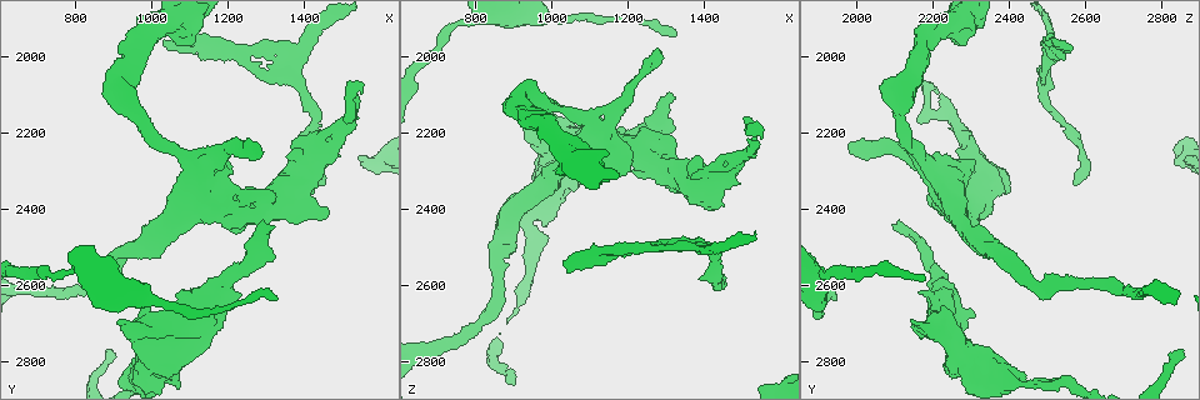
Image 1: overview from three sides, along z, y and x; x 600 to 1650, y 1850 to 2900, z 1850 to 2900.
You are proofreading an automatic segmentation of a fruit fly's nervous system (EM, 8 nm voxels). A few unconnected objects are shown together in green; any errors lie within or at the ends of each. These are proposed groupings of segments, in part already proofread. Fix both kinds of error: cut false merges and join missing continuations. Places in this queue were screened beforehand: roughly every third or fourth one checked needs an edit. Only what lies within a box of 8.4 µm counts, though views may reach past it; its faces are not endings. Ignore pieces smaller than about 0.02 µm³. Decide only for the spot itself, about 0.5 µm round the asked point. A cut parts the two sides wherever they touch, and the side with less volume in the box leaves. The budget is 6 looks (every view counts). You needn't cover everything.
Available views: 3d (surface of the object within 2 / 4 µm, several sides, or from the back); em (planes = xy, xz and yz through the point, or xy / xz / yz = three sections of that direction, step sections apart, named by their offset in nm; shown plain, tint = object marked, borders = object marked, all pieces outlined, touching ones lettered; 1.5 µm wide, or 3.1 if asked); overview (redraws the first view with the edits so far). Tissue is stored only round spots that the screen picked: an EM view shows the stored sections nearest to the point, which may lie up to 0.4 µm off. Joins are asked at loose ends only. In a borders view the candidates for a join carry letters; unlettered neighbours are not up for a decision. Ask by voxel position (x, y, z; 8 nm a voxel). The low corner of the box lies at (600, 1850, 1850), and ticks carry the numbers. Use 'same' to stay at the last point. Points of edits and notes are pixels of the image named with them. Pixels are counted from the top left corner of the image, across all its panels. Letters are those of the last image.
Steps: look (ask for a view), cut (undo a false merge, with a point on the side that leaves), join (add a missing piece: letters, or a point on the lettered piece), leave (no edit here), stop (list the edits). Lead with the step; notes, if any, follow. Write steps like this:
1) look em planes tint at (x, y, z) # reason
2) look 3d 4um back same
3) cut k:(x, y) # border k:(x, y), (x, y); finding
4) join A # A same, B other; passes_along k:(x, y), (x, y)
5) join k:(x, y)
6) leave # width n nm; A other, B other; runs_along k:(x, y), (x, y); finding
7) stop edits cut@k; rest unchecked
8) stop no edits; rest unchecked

look 3d 2um back at (945, 2075, 2070) # an open end

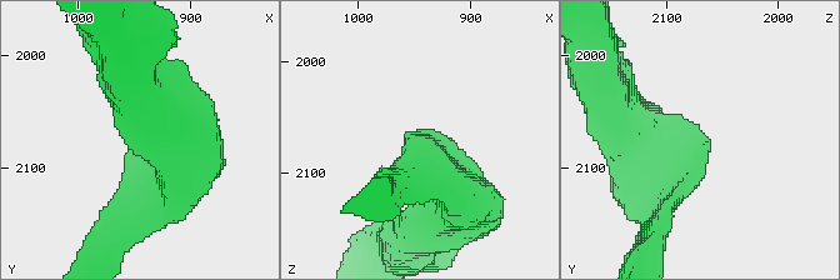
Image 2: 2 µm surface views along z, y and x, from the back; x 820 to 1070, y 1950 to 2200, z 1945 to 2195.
look em xy step 8 tint at (946, 2076, 2062) # arm_widths 170, 380 nm

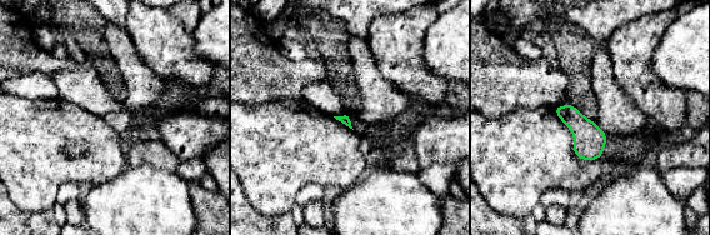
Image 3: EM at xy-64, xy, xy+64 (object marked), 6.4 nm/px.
look em planes borders same # cut it another way

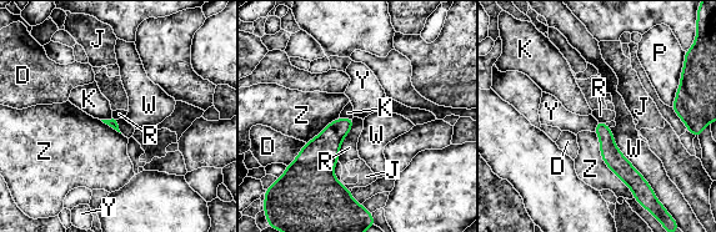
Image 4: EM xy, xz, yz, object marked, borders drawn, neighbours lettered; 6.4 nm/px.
leave # D other, J other, K other, P other, R other, W other, Y other, Z other; runs_along 4:(599, 125), (611, 156), (636, 183); no lettered piece goes on from it

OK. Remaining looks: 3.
look em planes borders at (1300, 2445, 2095) # free end

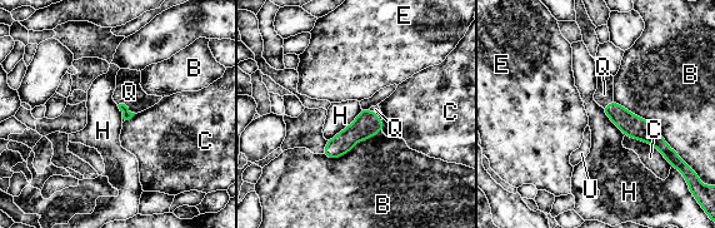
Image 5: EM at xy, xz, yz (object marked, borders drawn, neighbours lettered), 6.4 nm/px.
join Q # B other, C other, E other, H other, Q same, U other; passes_along 5:(126, 114), (126, 107), (129, 92); the neuron continues

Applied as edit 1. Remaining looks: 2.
look overview

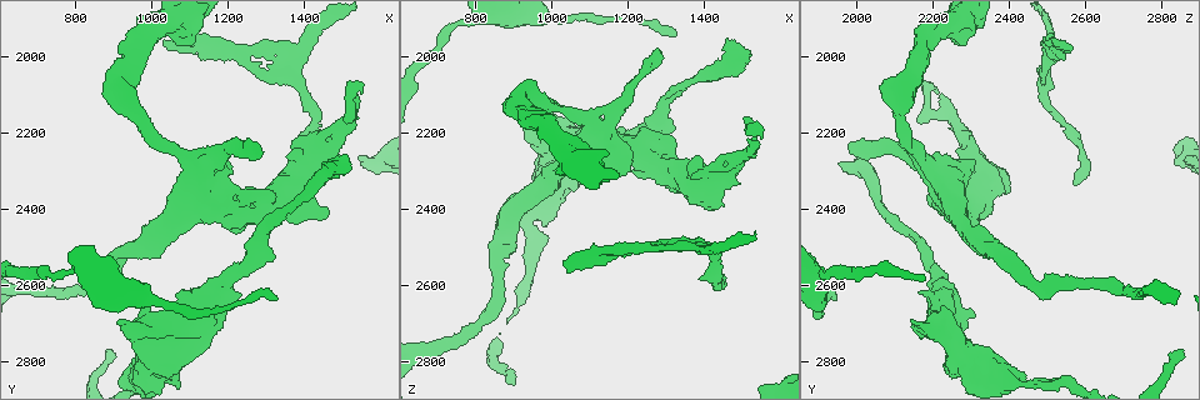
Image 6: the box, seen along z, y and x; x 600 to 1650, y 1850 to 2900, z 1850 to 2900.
look em planes borders at (1320, 2630, 1940)

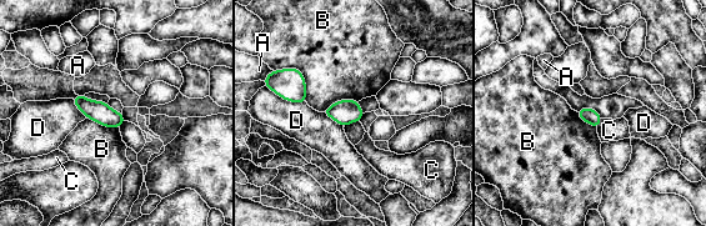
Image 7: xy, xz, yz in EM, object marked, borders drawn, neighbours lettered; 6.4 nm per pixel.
leave # A other, B other, C other, D other; border 7:(280, 69), (301, 73), (308, 103); none of them fits

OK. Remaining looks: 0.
stop edits join@5; rest unchecked

